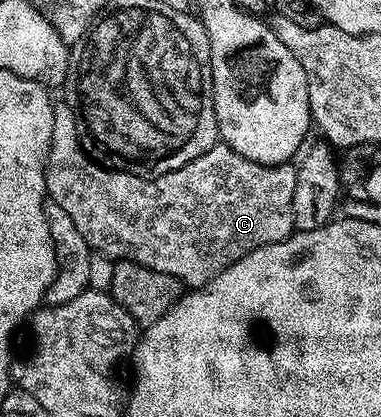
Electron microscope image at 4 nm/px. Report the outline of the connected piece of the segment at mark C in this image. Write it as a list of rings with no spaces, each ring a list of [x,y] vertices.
[[[57,103],[52,113],[54,130],[48,147],[48,163],[44,165],[47,195],[51,203],[70,214],[70,222],[78,226],[78,234],[82,234],[89,249],[113,261],[138,262],[150,270],[178,278],[181,285],[189,289],[201,288],[246,253],[282,242],[294,231],[292,207],[296,170],[291,163],[250,162],[250,158],[242,158],[242,154],[227,144],[217,142],[213,148],[206,150],[206,154],[194,158],[194,162],[186,162],[186,166],[178,170],[151,178],[135,176],[112,166],[103,168],[80,149],[81,129],[73,105],[71,108],[68,104]]]

